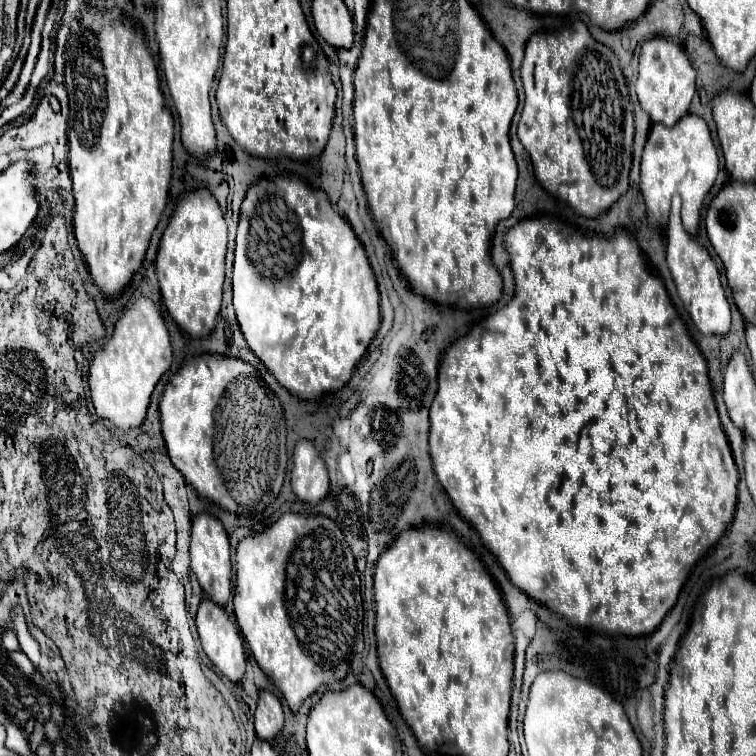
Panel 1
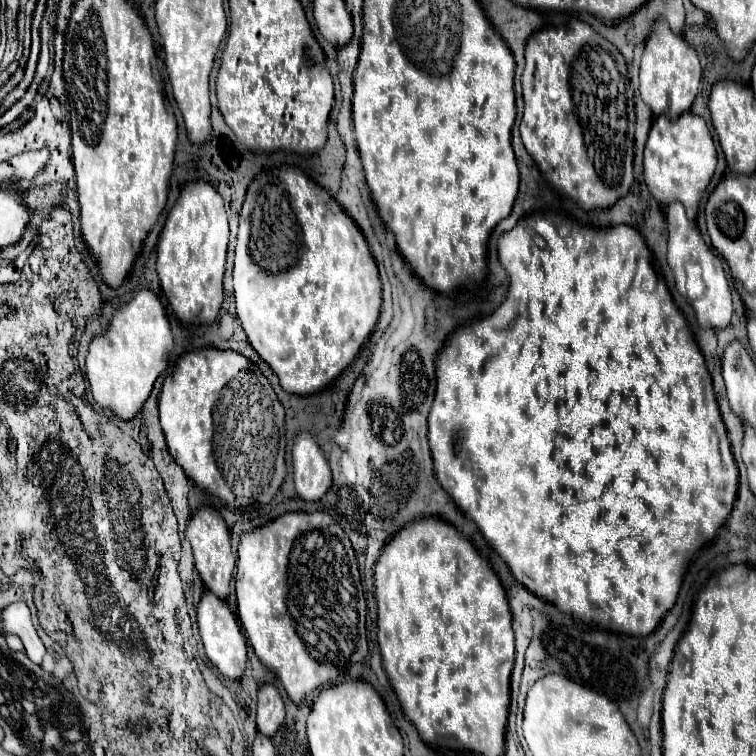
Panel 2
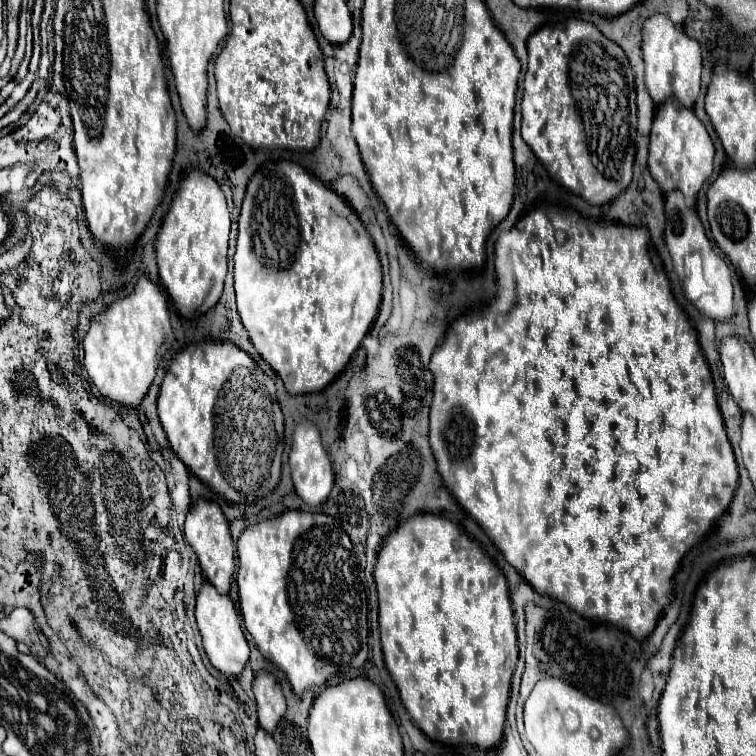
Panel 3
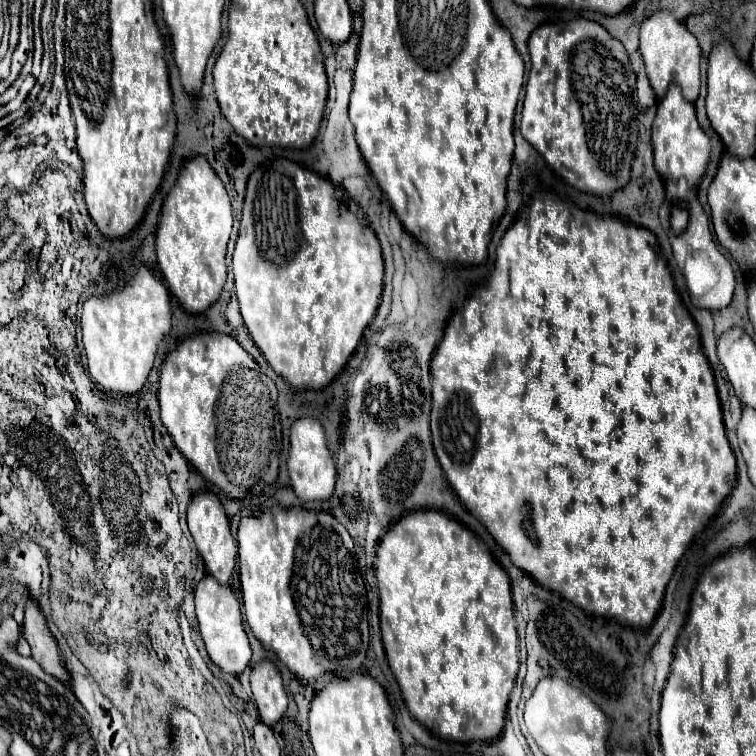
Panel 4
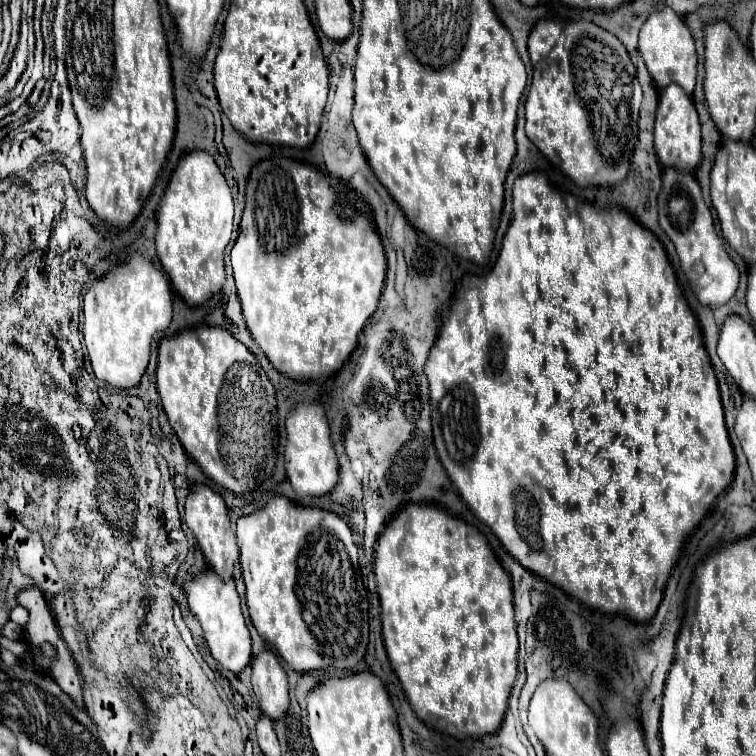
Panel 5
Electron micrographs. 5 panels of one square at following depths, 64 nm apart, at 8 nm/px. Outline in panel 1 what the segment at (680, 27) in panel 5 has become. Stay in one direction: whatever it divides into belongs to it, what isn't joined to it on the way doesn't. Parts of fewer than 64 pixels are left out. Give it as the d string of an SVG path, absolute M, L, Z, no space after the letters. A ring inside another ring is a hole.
M652 38L642 46L636 92L638 92L638 102L642 110L650 116L652 124L674 126L688 112L688 106L696 92L694 80L696 80L696 74L690 64L690 58L686 56L684 48L678 46L674 40Z

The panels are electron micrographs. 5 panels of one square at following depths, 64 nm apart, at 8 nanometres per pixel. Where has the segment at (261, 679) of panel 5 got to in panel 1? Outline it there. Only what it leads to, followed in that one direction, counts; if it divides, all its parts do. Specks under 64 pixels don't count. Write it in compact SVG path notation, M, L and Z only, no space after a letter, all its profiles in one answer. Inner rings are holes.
M262 690L258 698L258 708L254 714L254 726L256 726L256 736L260 740L270 742L284 726L284 712L280 700L272 694Z

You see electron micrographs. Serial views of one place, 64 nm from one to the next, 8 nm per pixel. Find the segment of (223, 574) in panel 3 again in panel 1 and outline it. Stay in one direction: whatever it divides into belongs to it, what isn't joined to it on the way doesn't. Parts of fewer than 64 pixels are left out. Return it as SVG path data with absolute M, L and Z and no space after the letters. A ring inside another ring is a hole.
M198 514L192 520L192 542L190 542L190 570L194 572L198 584L202 586L206 598L216 602L218 606L224 606L230 598L230 576L232 576L232 564L230 564L230 544L228 534L224 526L210 514Z

